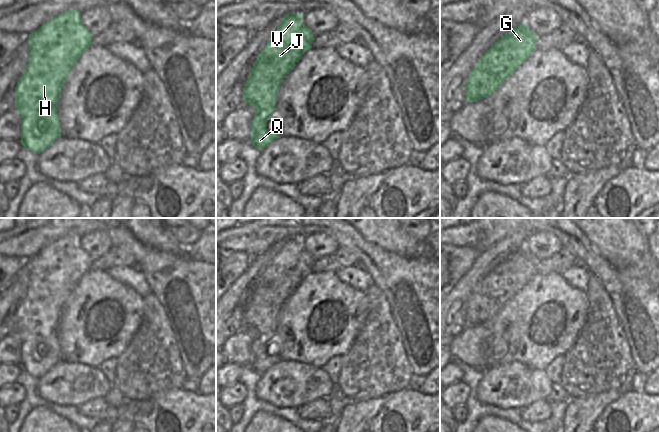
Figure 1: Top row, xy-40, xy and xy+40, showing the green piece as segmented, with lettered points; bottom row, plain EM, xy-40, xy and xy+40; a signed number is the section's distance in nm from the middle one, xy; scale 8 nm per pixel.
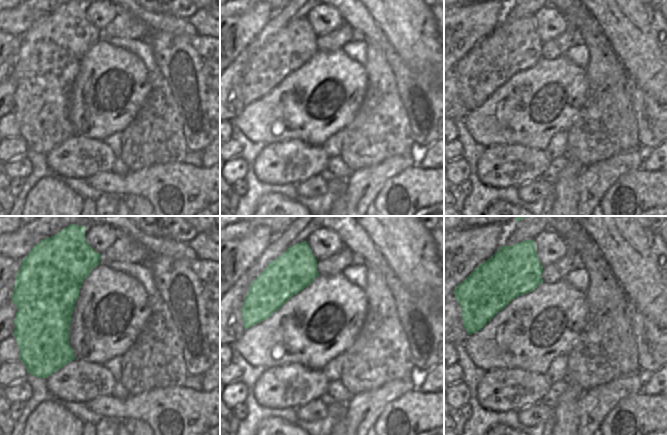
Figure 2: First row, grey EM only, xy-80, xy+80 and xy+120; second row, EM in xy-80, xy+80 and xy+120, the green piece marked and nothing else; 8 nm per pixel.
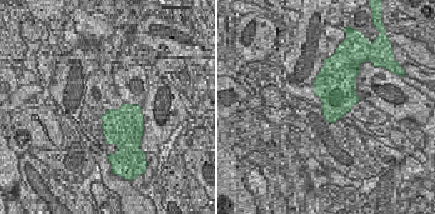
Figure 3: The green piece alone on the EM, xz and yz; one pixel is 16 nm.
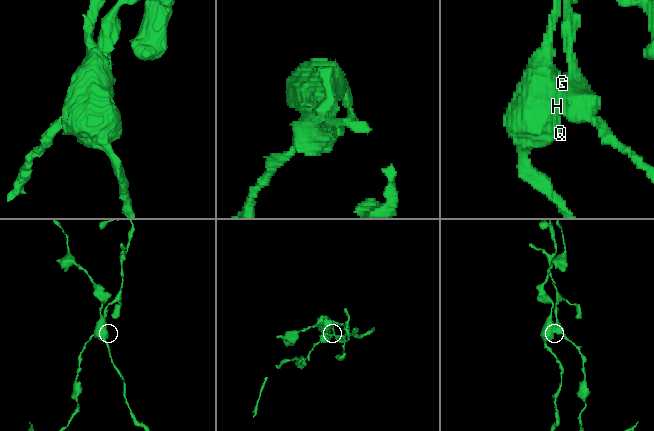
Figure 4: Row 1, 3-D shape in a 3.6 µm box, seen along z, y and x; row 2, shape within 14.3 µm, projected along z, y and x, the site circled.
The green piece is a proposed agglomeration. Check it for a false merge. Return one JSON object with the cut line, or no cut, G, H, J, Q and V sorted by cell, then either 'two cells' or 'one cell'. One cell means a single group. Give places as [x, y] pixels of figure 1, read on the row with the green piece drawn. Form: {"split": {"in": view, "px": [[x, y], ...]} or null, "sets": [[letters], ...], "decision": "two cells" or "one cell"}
{"split": {"in": "xy", "px": [[304, 51], [293, 66]]}, "sets": [["G"], ["H", "J", "Q", "V"]], "decision": "two cells"}

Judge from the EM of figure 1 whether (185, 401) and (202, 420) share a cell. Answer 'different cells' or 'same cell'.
same cell

